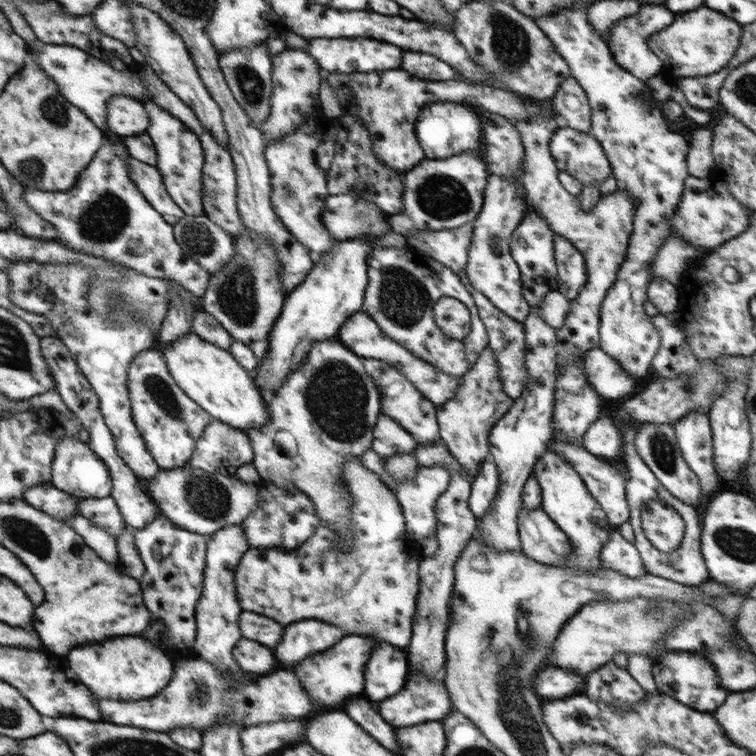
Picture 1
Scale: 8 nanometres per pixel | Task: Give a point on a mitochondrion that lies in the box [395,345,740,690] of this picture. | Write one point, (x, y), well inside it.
(660, 446)

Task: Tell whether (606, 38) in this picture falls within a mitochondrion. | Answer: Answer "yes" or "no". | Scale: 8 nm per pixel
no

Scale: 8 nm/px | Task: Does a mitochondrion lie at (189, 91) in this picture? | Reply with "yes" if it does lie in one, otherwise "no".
no

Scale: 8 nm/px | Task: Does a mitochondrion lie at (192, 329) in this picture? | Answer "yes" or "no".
no

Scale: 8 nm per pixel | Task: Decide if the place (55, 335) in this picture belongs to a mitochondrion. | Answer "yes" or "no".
no

